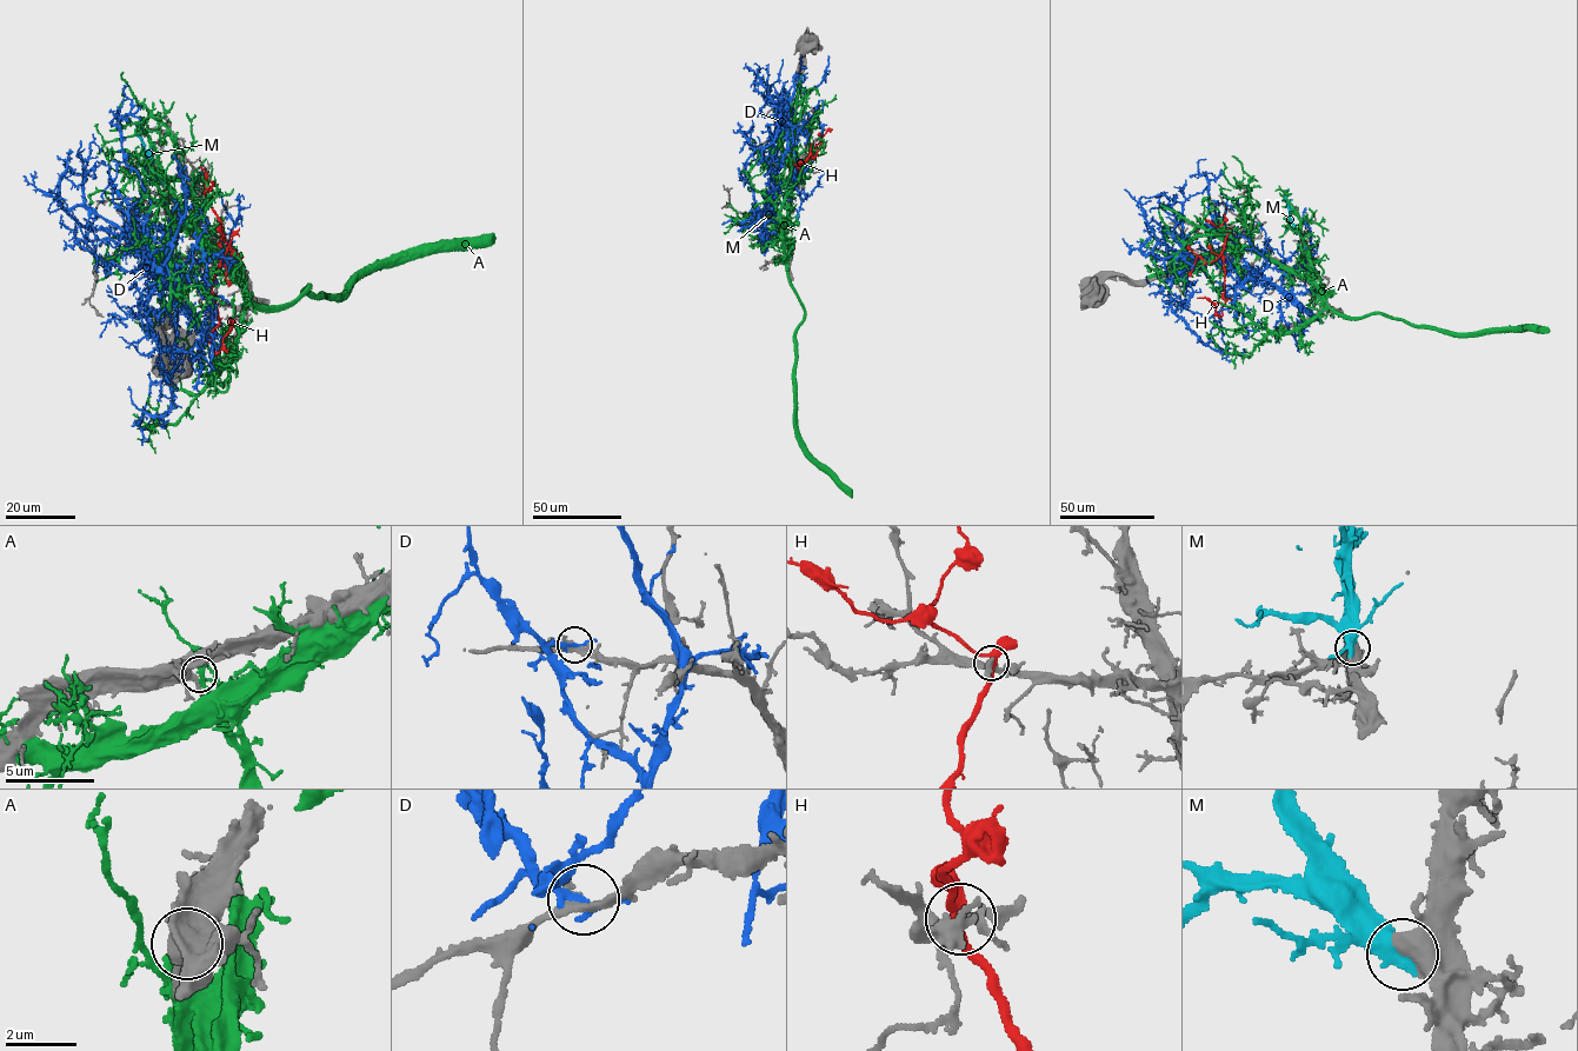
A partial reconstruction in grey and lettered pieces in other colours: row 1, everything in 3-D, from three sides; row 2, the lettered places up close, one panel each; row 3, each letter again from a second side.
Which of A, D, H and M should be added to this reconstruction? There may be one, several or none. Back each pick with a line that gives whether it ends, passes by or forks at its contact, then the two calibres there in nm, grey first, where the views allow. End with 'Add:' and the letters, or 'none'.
M: It passes by. Thickness 480 nm (grey) against 440 nm
Add: M

